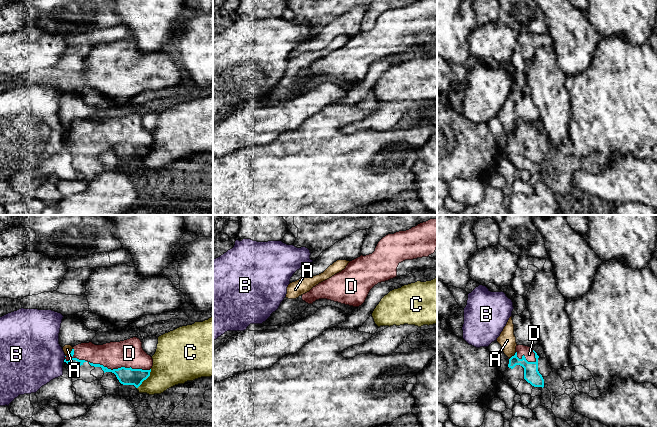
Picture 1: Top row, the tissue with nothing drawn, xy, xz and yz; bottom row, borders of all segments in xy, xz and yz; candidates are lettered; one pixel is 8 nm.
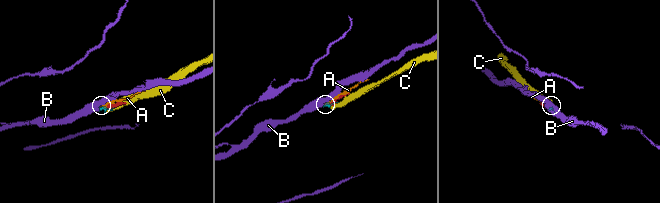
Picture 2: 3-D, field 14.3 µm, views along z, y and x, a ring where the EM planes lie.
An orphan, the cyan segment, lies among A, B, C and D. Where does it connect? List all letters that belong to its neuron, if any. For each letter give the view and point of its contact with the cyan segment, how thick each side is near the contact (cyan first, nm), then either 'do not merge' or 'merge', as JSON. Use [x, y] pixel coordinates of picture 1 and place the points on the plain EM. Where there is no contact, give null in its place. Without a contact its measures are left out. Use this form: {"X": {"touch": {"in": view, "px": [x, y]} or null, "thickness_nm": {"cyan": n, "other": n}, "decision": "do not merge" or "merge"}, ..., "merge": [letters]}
{"A": {"touch": {"in": "yz", "px": [514, 131]}, "thickness_nm": {"cyan": 130, "other": 140}, "decision": "do not merge"}, "B": {"touch": {"in": "xy", "px": [64, 136]}, "thickness_nm": {"cyan": 80, "other": 460}, "decision": "do not merge"}, "C": {"touch": {"in": "xy", "px": [145, 155]}, "thickness_nm": {"cyan": 140, "other": 320}, "decision": "do not merge"}, "D": {"touch": {"in": "xy", "px": [120, 144]}, "thickness_nm": {"cyan": 140, "other": 220}, "decision": "merge"}, "merge": ["D"]}

